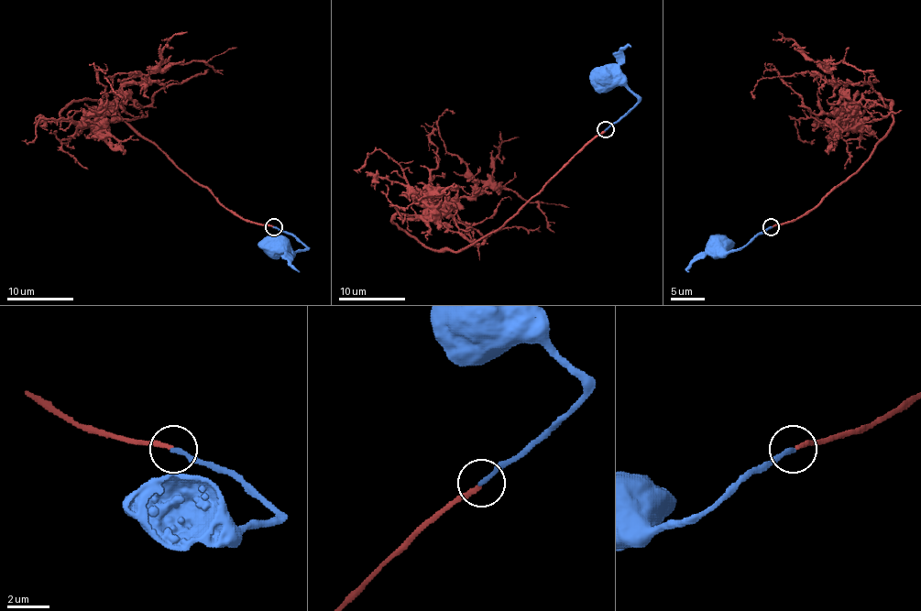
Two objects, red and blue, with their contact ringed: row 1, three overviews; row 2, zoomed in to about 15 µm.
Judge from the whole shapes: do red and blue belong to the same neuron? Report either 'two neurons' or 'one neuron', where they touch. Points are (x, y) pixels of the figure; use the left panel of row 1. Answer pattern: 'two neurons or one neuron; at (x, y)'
two neurons; at (273, 226)

